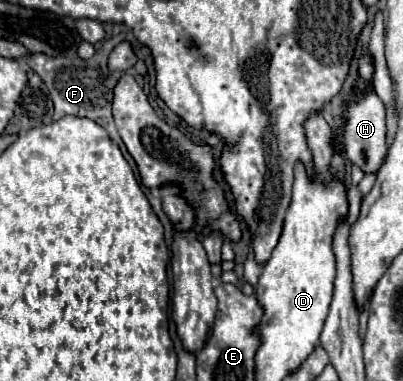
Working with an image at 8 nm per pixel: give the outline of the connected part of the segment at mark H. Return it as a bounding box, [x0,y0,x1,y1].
[344,87,386,173]

